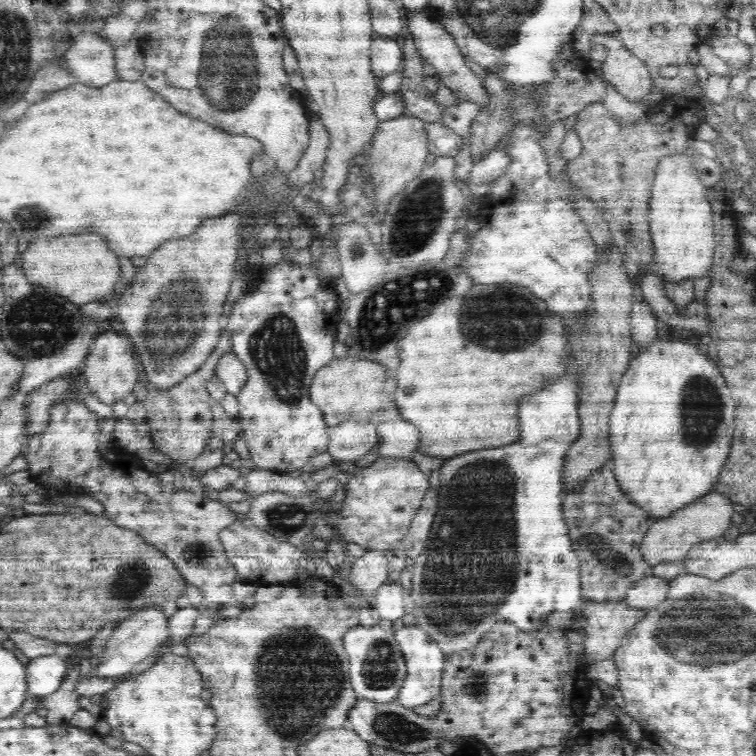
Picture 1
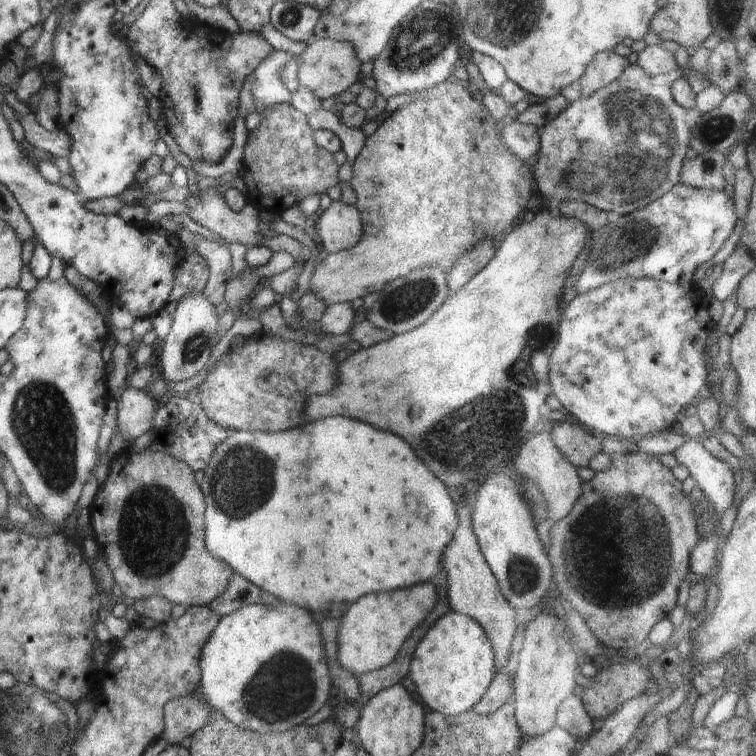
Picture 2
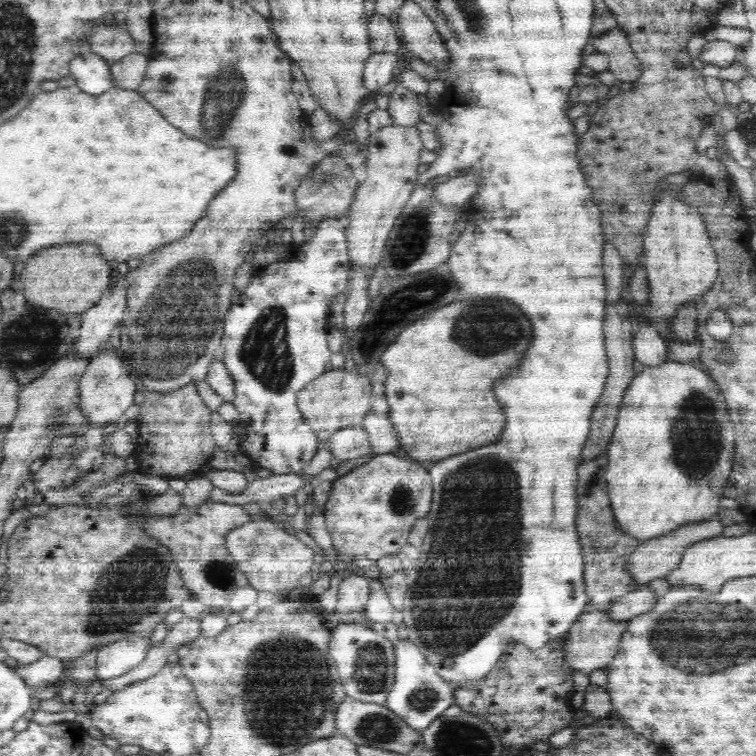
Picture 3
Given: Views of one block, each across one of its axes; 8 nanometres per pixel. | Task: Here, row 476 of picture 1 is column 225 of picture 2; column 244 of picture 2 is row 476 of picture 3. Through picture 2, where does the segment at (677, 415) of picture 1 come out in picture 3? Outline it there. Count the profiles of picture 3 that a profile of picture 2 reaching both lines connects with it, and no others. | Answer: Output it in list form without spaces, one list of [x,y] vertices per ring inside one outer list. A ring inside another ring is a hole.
[[[666,361],[660,366],[644,367],[624,392],[606,452],[607,491],[617,527],[640,543],[656,536],[668,536],[688,522],[710,521],[722,509],[720,498],[733,470],[736,432],[728,420],[726,402],[708,376],[695,362]]]

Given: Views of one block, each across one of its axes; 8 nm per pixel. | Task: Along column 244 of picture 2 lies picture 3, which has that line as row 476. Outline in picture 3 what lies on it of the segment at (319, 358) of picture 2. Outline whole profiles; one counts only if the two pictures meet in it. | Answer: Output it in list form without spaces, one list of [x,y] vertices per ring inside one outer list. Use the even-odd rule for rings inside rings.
[[[392,453],[372,455],[368,464],[354,468],[346,476],[338,477],[332,484],[326,510],[323,512],[328,534],[332,539],[331,554],[352,556],[365,563],[375,562],[383,556],[398,554],[408,540],[416,521],[430,513],[433,485],[425,465],[406,461]]]

